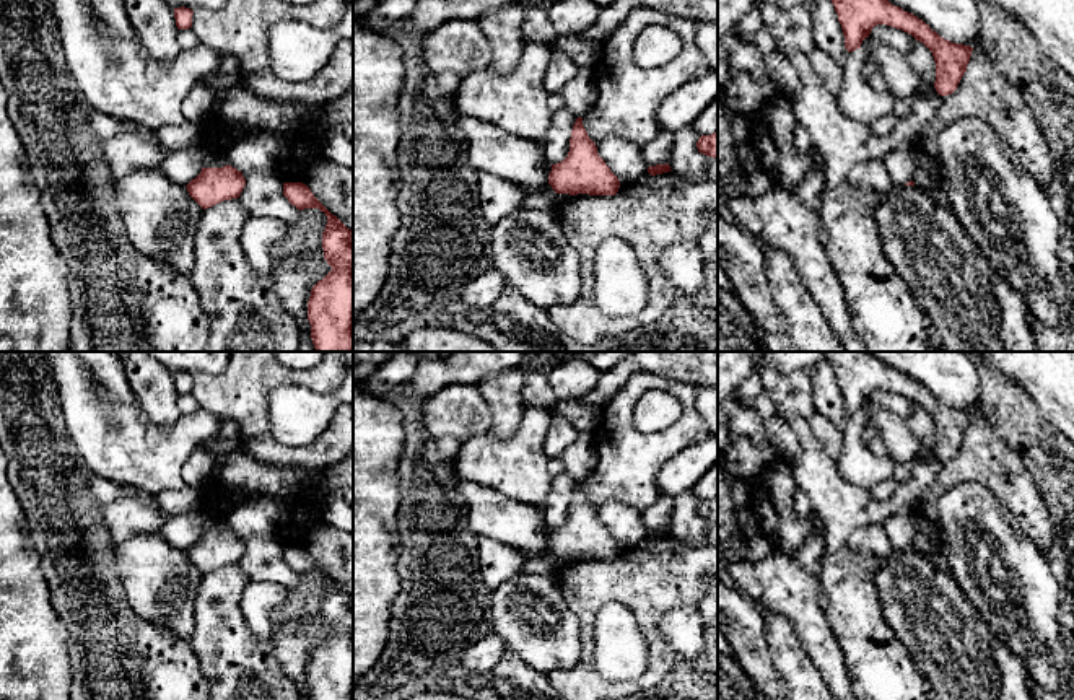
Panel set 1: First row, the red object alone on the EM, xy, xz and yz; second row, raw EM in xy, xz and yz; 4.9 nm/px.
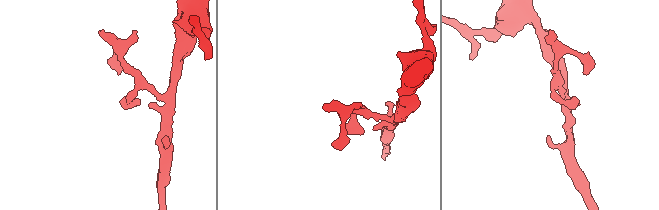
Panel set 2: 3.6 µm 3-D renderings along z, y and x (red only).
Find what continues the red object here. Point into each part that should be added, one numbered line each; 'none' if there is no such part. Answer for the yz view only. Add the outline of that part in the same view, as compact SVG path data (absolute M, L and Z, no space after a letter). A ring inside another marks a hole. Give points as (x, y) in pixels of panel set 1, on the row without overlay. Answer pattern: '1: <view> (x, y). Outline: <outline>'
none

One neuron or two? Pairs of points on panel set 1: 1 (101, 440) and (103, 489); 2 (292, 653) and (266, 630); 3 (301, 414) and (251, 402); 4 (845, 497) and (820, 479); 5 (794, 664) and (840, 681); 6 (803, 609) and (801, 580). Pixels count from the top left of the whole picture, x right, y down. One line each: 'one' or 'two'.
1: two
2: two
3: two
4: one
5: two
6: two

